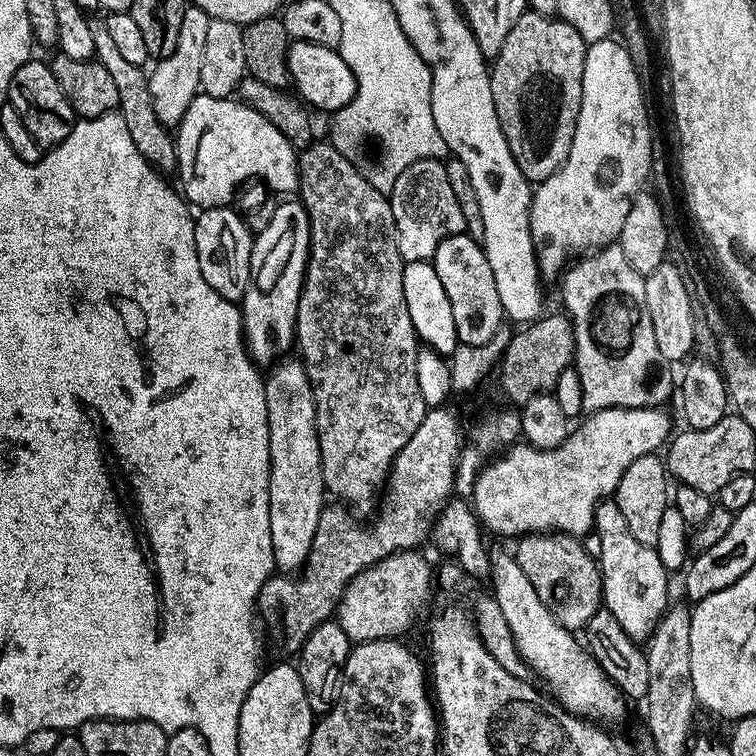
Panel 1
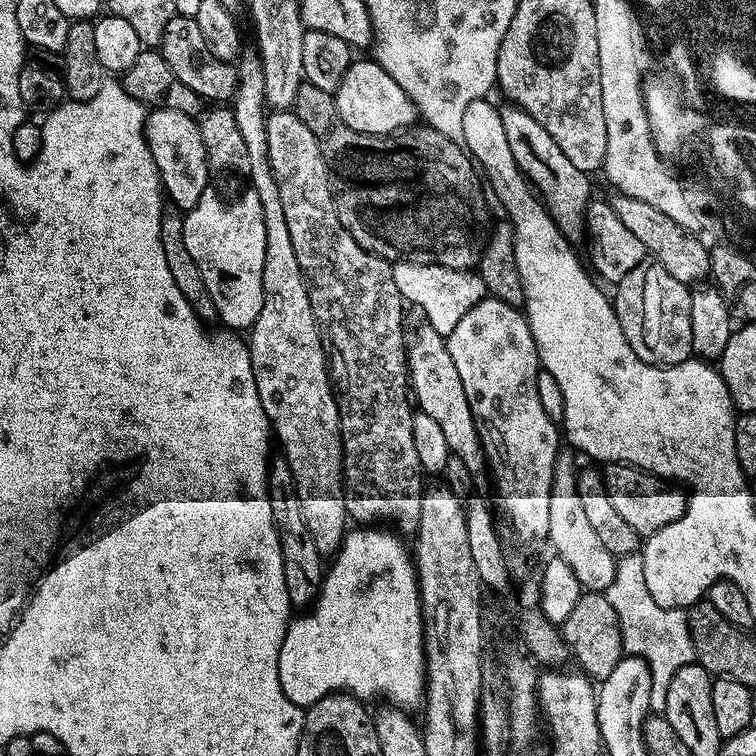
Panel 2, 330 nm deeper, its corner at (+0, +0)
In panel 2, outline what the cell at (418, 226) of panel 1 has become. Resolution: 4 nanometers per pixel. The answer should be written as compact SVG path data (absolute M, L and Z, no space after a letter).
M397 260L392 264L392 276L398 282L402 282L403 291L406 293L406 300L409 305L420 308L423 319L434 329L439 336L447 338L454 326L462 322L462 317L469 310L474 310L480 300L485 299L486 293L484 283L479 274L472 270L454 270L441 264L419 264L418 262L406 262Z

